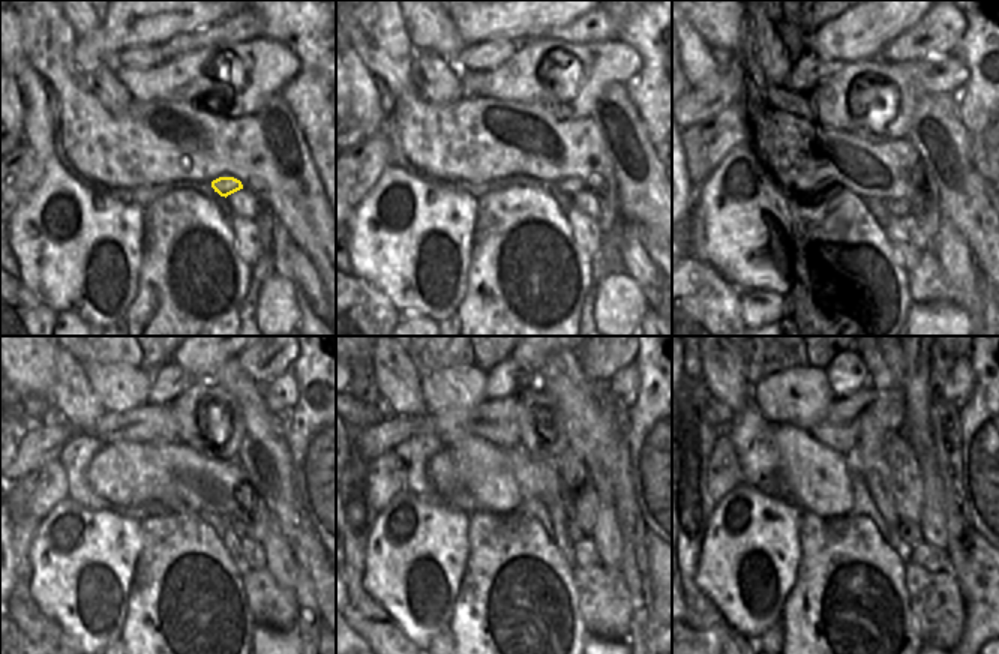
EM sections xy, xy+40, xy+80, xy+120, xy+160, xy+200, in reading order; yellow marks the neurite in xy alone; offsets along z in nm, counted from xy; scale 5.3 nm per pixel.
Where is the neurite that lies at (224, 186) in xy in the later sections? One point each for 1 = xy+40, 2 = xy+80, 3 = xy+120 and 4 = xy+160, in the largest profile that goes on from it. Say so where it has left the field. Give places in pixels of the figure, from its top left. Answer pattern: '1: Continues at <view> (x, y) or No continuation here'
1: Continues at xy+40 (567, 186)
2: Continues at xy+80 (902, 189)
3: Continues at xy+120 (237, 528)
4: Continues at xy+160 (573, 531).

